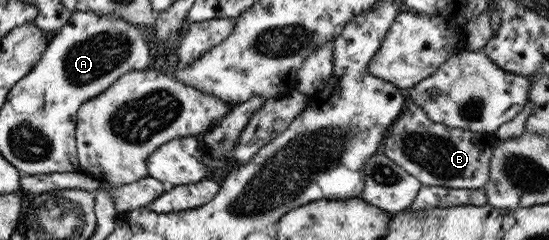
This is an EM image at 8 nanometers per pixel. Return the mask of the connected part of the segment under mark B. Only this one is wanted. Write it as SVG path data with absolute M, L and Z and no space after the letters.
M416 104L408 106L388 128L380 151L410 176L416 177L422 187L441 186L444 188L477 189L488 180L488 165L492 156L495 137L491 133L478 133L461 128L447 127L428 119L426 113Z

